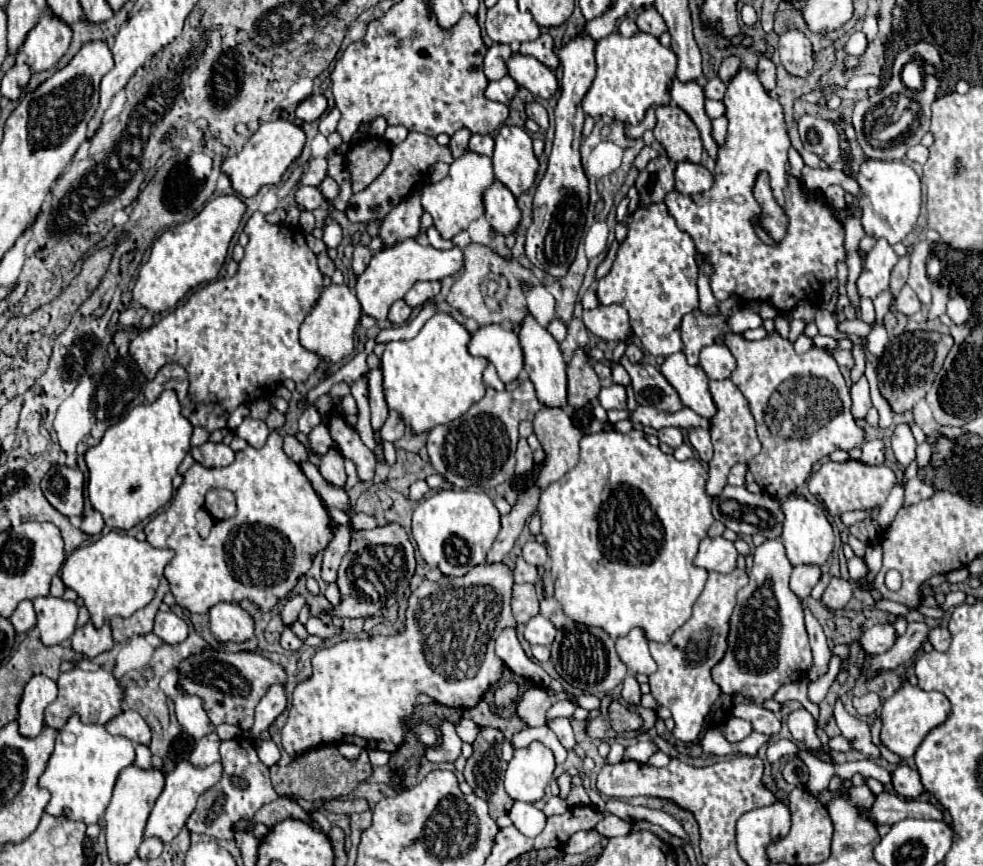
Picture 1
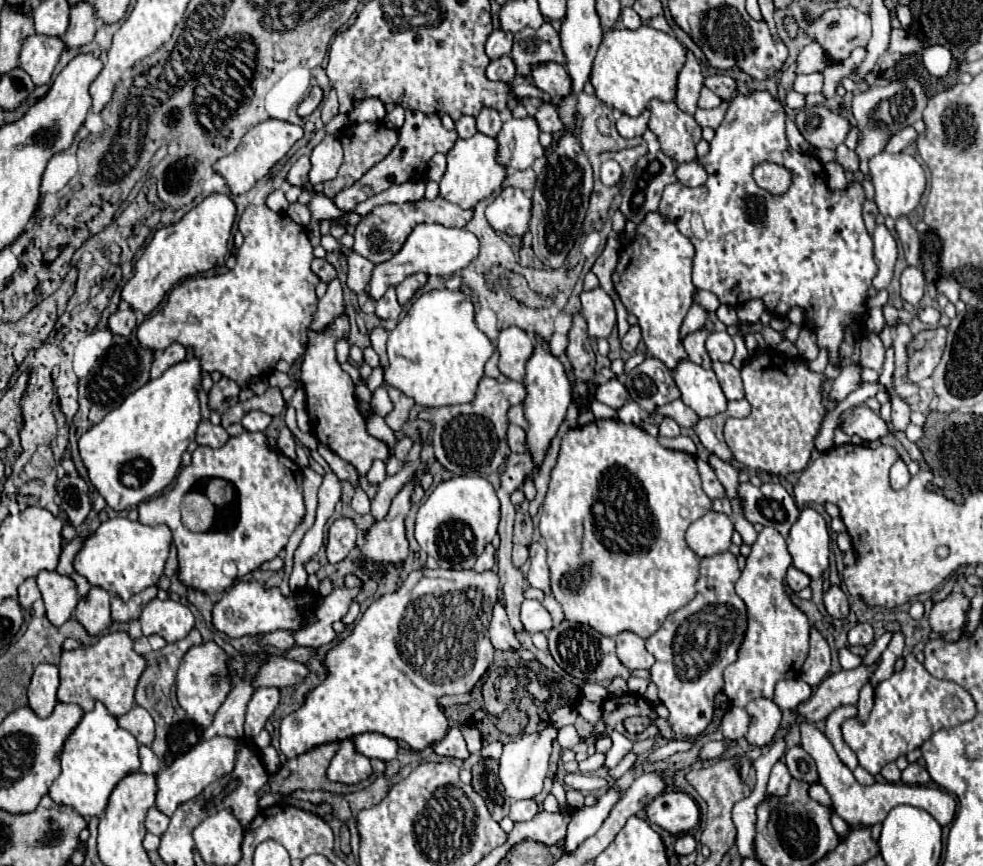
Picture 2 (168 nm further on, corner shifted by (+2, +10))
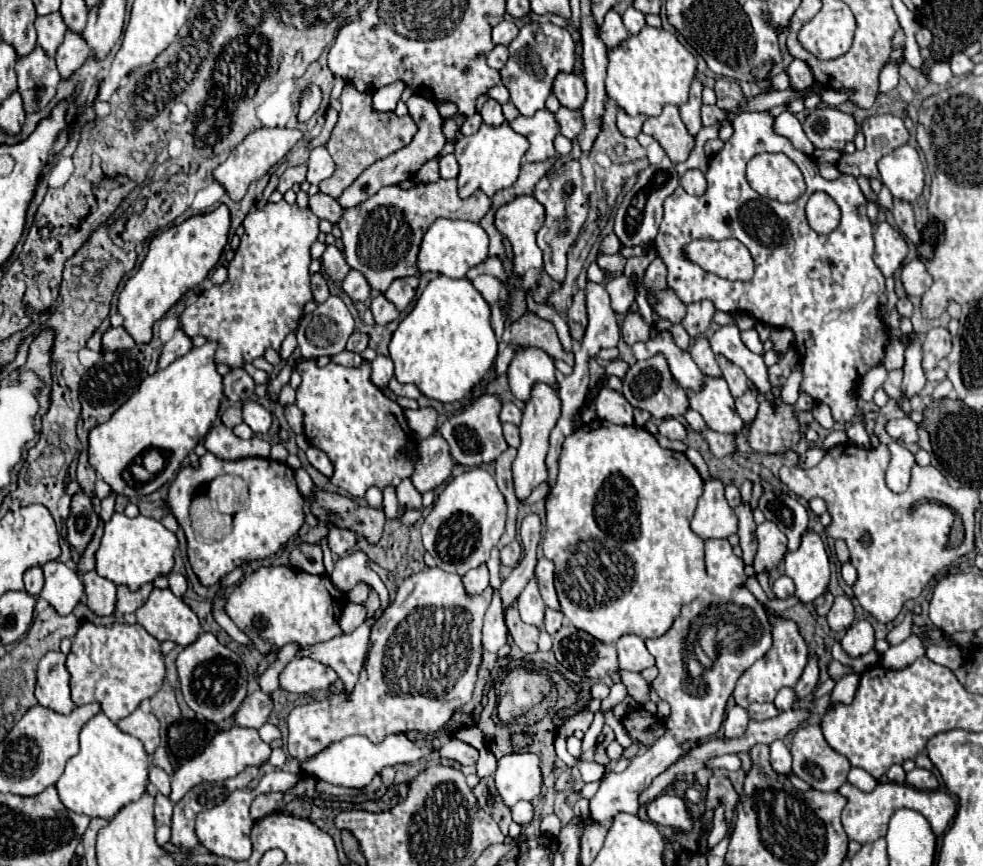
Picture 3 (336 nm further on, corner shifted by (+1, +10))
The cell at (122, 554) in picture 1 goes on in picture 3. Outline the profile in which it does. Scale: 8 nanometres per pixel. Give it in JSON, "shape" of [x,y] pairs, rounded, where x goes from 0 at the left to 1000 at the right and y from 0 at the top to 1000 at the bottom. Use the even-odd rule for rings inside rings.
{"shape":[[[115,594],[107,605],[107,617],[103,633],[99,635],[99,658],[105,667],[117,674],[127,674],[131,681],[141,681],[141,677],[156,672],[162,665],[170,665],[178,651],[178,635],[182,630],[180,619],[170,612],[162,600],[152,596],[129,598],[127,594]]]}

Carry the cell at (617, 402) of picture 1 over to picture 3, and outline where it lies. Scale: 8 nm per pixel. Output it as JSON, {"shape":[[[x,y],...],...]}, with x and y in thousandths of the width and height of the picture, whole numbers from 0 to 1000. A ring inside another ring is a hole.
{"shape":[[[613,448],[605,462],[607,469],[607,480],[611,485],[617,485],[622,490],[632,490],[632,492],[642,492],[644,490],[644,469],[634,460],[634,455]]]}

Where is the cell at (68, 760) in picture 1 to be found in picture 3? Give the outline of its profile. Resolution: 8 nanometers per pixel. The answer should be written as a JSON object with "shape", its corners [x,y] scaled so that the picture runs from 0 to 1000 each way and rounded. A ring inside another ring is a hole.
{"shape":[[[103,822],[82,843],[82,866],[68,880],[66,891],[58,903],[60,921],[78,940],[113,947],[125,931],[145,919],[152,903],[152,885],[154,880],[145,859],[137,850],[123,845],[119,836]]]}

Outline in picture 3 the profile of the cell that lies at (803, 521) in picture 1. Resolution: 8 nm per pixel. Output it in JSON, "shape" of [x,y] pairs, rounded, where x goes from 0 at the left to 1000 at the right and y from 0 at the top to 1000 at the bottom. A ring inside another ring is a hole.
{"shape":[[[821,612],[813,635],[799,640],[799,663],[809,672],[809,688],[817,697],[827,697],[843,677],[843,644],[837,624]]]}

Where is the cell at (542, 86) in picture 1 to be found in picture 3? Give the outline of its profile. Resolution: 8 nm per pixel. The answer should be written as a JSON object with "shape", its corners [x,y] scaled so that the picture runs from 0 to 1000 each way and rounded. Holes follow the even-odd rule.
{"shape":[[[569,85],[569,90],[565,90],[563,109],[577,125],[581,125],[581,127],[591,125],[595,118],[595,111],[597,111],[595,92],[585,85]]]}

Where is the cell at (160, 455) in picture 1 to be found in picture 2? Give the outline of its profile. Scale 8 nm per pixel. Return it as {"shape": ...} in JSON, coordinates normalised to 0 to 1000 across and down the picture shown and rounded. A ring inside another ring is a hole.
{"shape":[[[201,413],[181,418],[81,503],[79,515],[83,533],[90,540],[90,552],[116,591],[140,584],[177,557],[183,527],[189,522],[193,508],[197,508],[205,485],[199,446],[203,446]]]}

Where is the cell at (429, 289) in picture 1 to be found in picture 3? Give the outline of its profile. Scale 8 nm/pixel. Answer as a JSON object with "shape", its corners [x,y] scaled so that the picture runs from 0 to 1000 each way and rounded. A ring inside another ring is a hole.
{"shape":[[[416,319],[416,321],[404,321],[398,326],[398,330],[394,333],[392,337],[392,344],[402,351],[402,356],[406,360],[410,360],[414,356],[414,351],[420,346],[422,342],[422,335],[424,335],[424,328],[426,328],[426,321],[422,319]]]}

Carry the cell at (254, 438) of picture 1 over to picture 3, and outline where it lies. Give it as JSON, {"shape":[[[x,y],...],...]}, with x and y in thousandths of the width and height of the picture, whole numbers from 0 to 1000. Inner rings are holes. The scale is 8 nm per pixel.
{"shape":[[[251,462],[247,467],[247,487],[259,499],[259,501],[272,501],[276,492],[276,476],[272,476],[263,464]]]}

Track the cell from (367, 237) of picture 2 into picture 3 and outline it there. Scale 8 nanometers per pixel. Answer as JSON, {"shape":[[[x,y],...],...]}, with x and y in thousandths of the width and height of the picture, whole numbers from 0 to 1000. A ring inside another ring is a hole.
{"shape":[[[445,208],[438,212],[422,212],[420,217],[394,215],[384,224],[367,233],[365,238],[351,242],[345,252],[349,268],[349,293],[353,305],[367,314],[379,335],[392,337],[402,321],[428,319],[424,305],[426,284],[434,263],[445,254],[454,251],[461,254],[483,254],[487,256],[499,240],[499,229],[489,219],[477,229],[465,224],[465,208]]]}

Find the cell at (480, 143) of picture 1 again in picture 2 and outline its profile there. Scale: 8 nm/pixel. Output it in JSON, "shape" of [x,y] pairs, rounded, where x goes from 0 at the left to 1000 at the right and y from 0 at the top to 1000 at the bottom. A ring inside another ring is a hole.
{"shape":[[[494,125],[494,127],[490,127],[486,132],[486,136],[484,136],[484,150],[488,155],[494,155],[494,157],[503,159],[509,148],[511,148],[511,136],[509,136],[509,132],[505,127]]]}

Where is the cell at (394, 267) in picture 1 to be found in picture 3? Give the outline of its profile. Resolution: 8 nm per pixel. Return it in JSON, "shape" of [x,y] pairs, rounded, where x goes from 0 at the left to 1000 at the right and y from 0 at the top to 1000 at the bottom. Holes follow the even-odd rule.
{"shape":[[[445,252],[443,259],[430,273],[424,307],[428,314],[443,314],[457,321],[473,321],[477,309],[485,307],[495,298],[497,293],[495,286],[497,286],[497,273],[485,256]]]}

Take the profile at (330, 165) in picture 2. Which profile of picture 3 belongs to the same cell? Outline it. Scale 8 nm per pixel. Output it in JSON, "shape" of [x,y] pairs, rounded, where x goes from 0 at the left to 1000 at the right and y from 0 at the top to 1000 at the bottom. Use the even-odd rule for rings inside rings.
{"shape":[[[331,169],[316,173],[314,187],[312,187],[312,208],[316,212],[325,212],[327,208],[335,206],[339,201],[339,196],[341,196],[341,187]]]}

